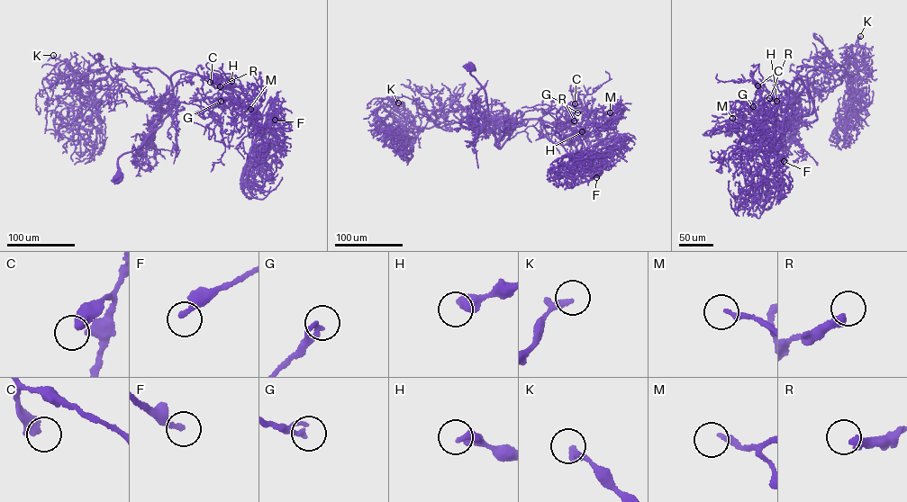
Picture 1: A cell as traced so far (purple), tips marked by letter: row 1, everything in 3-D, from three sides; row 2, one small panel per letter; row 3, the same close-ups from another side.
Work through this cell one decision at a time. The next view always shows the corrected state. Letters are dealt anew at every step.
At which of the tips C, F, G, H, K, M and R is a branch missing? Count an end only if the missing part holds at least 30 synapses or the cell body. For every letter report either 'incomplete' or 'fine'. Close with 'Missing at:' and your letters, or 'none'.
C: fine
F: fine
G: fine
H: fine
K: fine
M: fine
R: fine
Missing at: none

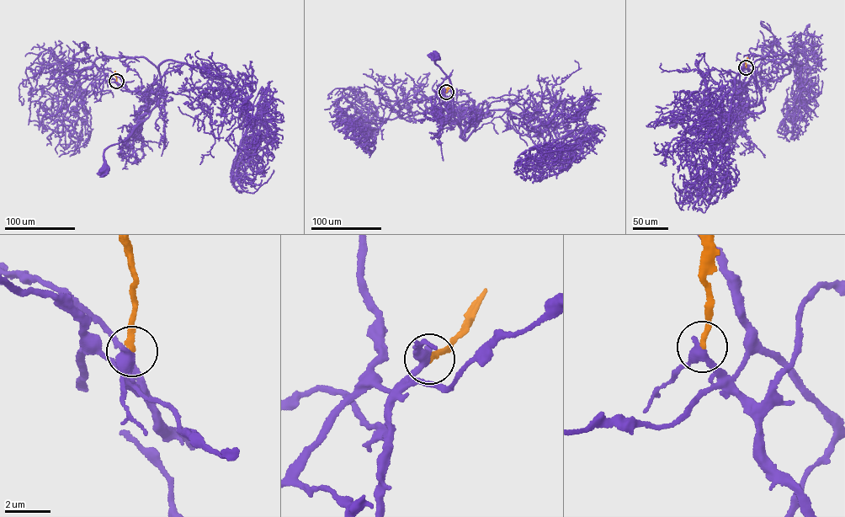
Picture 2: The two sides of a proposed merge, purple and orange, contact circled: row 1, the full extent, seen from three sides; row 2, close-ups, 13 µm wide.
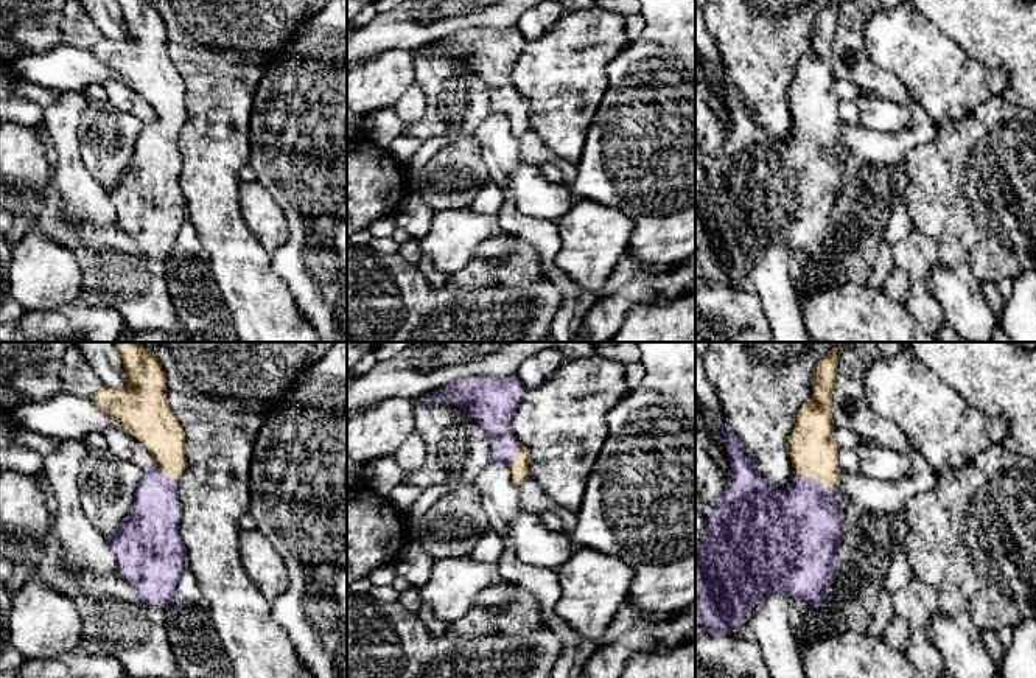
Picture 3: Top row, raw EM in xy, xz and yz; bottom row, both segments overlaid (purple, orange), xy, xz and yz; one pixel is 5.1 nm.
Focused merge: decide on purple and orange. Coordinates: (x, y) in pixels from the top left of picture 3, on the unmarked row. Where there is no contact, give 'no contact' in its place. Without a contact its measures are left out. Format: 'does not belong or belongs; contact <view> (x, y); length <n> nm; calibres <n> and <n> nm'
belongs; contact yz (815, 131); length 240 nm; calibres 400 and 240 nm

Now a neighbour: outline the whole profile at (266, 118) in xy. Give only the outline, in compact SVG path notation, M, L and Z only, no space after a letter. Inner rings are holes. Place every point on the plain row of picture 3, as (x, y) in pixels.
M330 0L306 20L260 78L252 103L249 165L255 171L255 180L271 193L288 221L289 236L271 255L274 272L288 285L300 314L322 342L347 342L347 0Z

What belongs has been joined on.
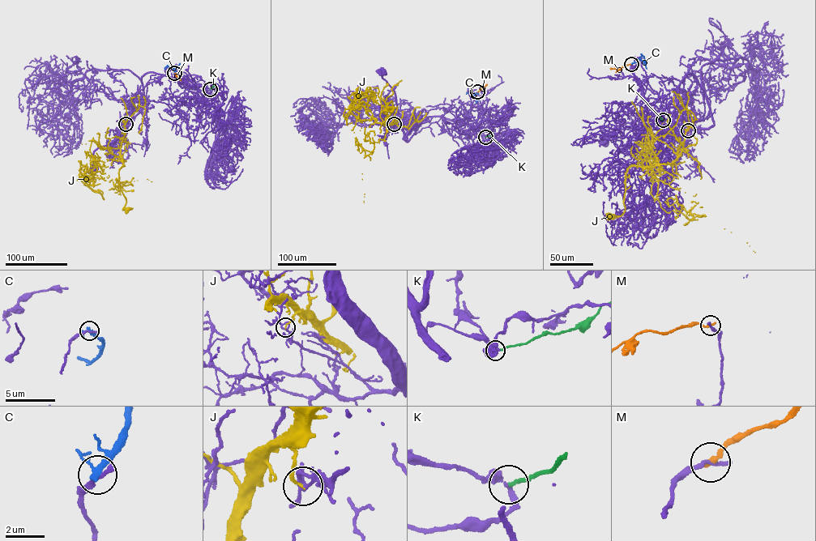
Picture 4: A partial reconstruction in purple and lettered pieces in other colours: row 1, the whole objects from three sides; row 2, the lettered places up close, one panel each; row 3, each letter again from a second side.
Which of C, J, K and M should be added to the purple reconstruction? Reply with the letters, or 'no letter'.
no letter

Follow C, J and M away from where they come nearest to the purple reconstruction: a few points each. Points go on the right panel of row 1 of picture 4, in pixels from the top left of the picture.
C: (631, 64), (638, 59), (646, 61), (647, 69)
J: (688, 130), (679, 155), (651, 133), (642, 144), (639, 163), (673, 177), (660, 206), (755, 252)
M: (631, 64), (625, 65), (617, 70), (610, 68)

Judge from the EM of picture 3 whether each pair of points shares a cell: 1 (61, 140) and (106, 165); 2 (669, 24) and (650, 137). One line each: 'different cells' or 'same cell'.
1: different cells
2: same cell

